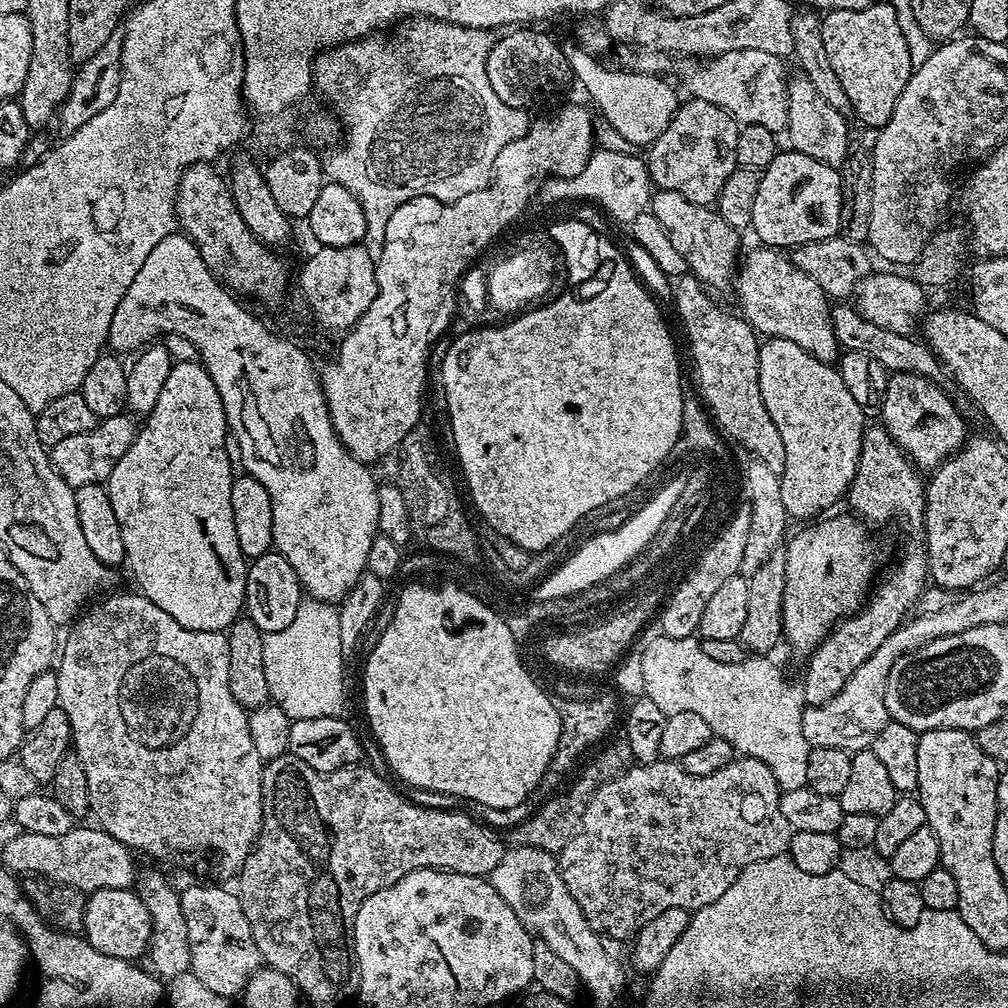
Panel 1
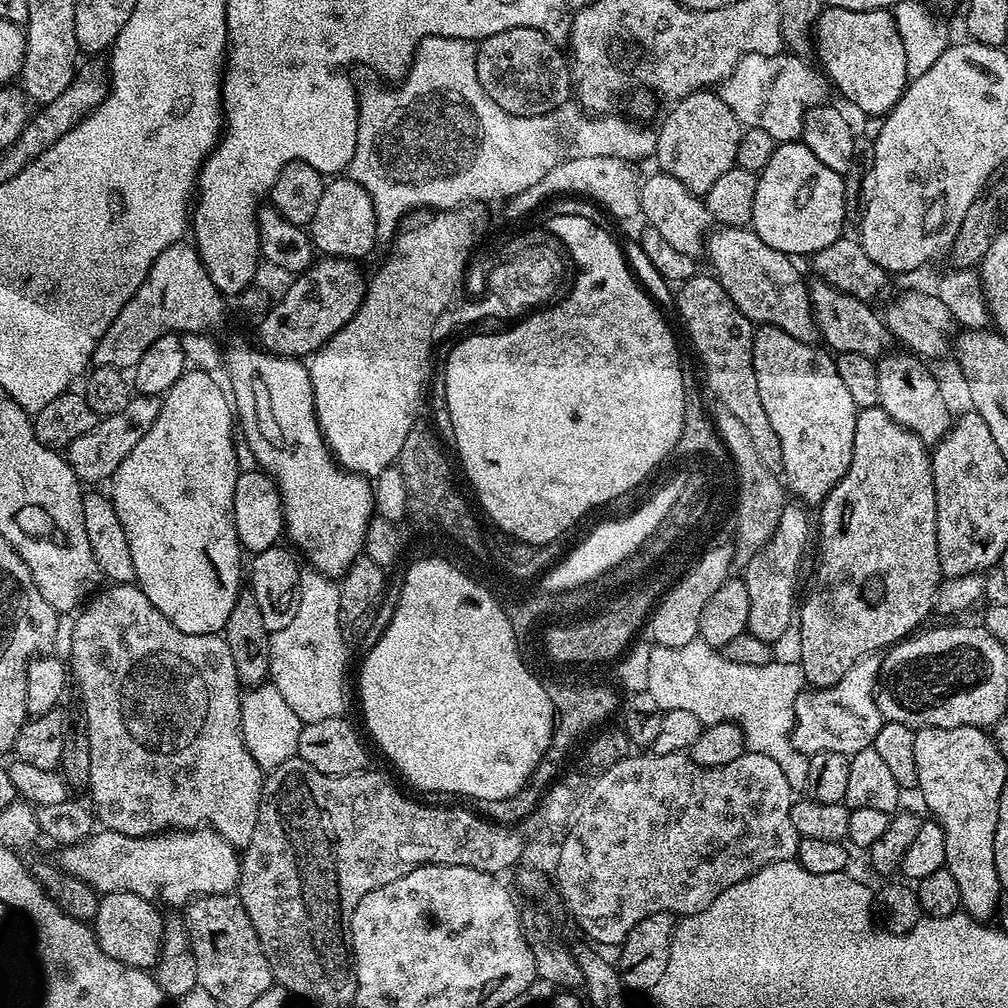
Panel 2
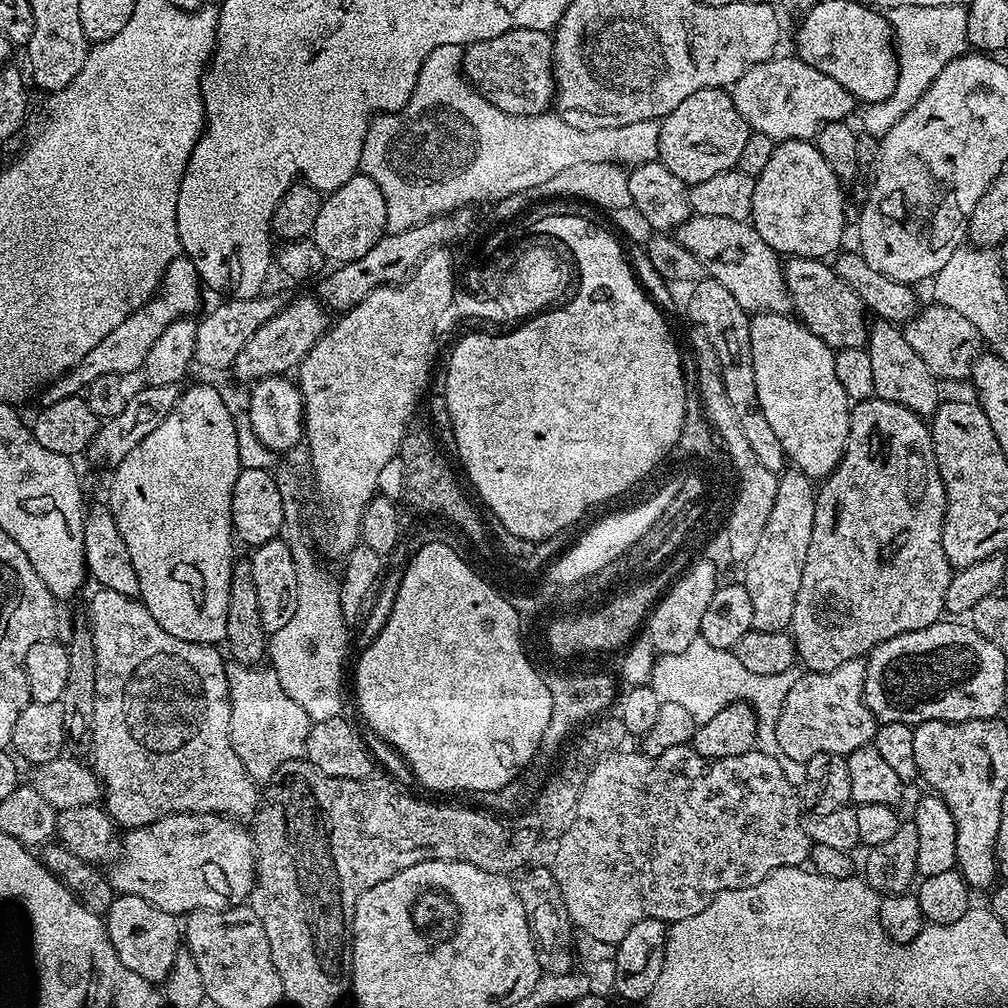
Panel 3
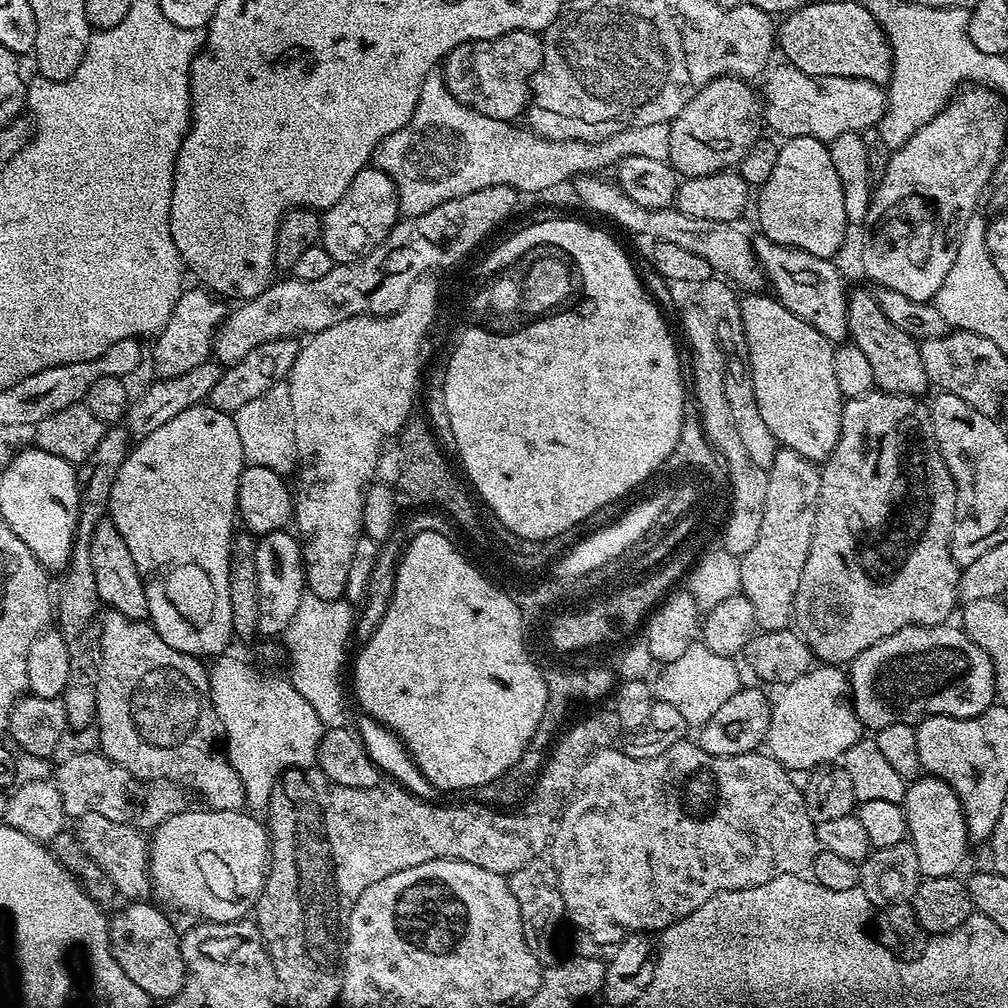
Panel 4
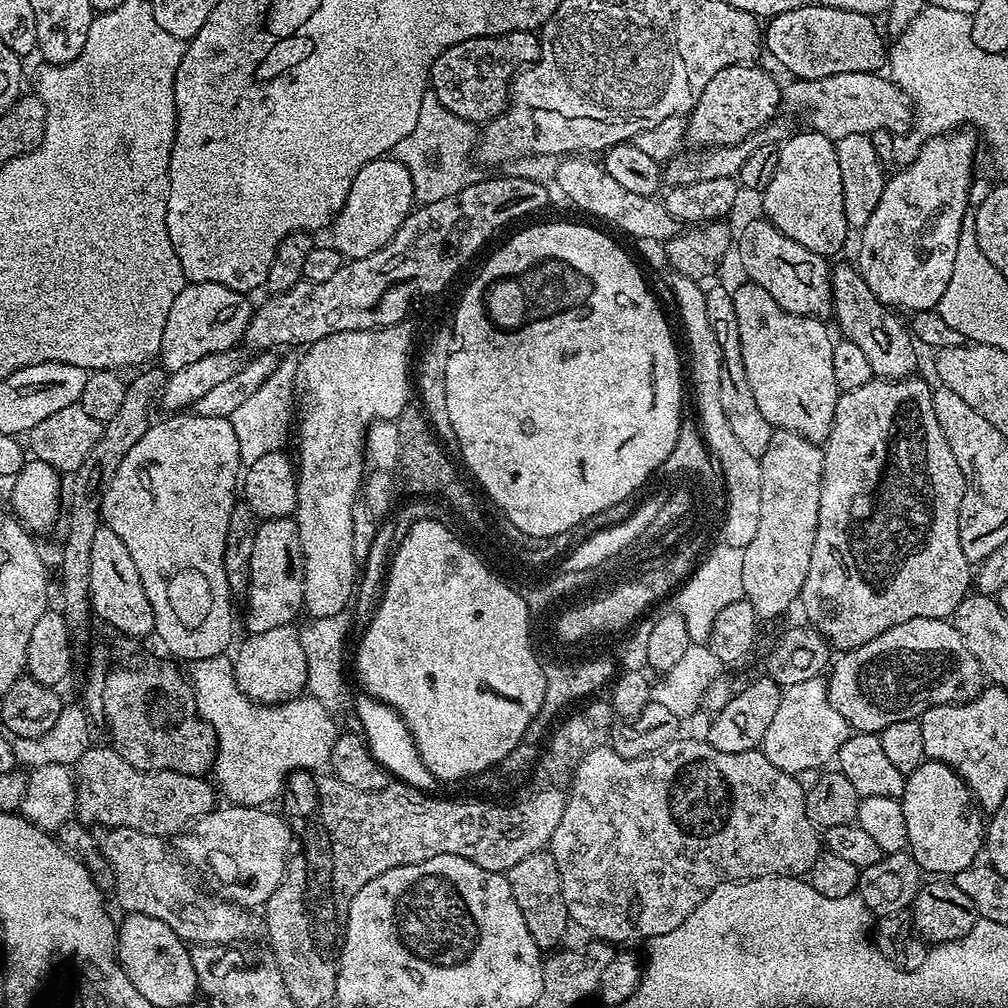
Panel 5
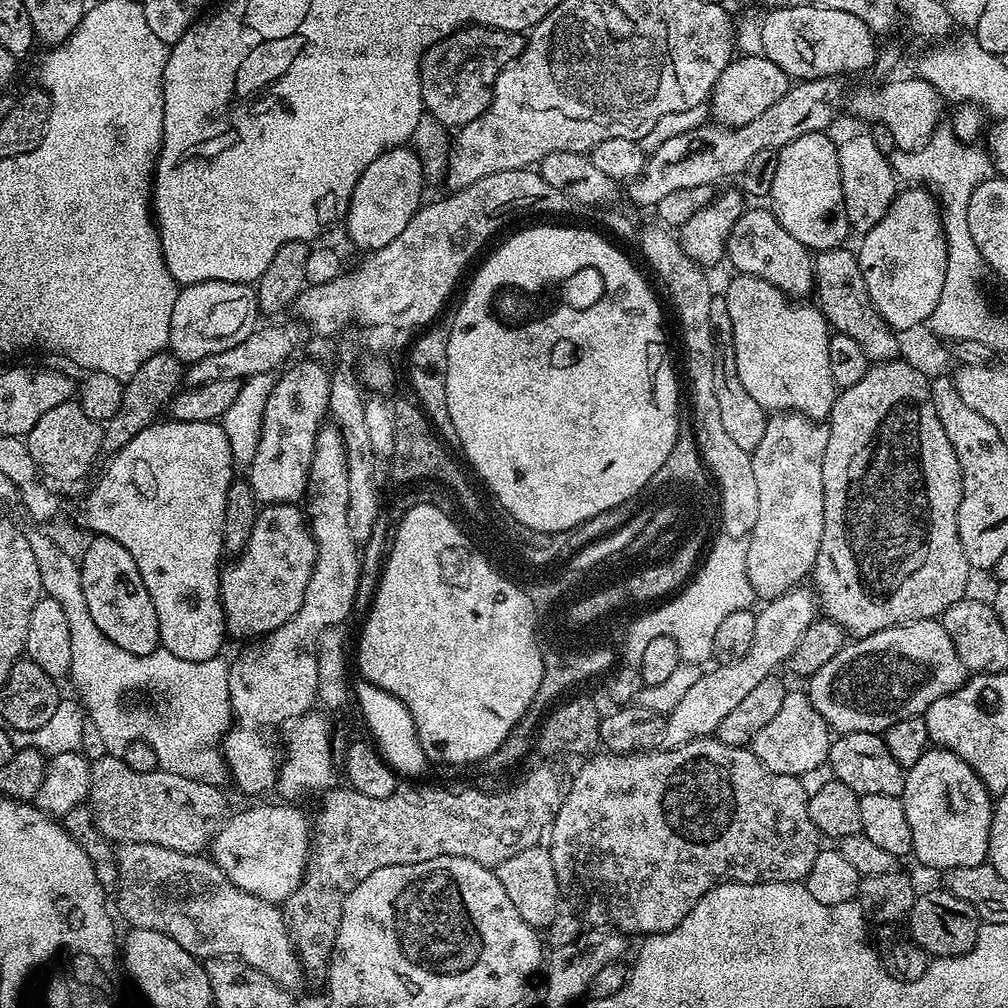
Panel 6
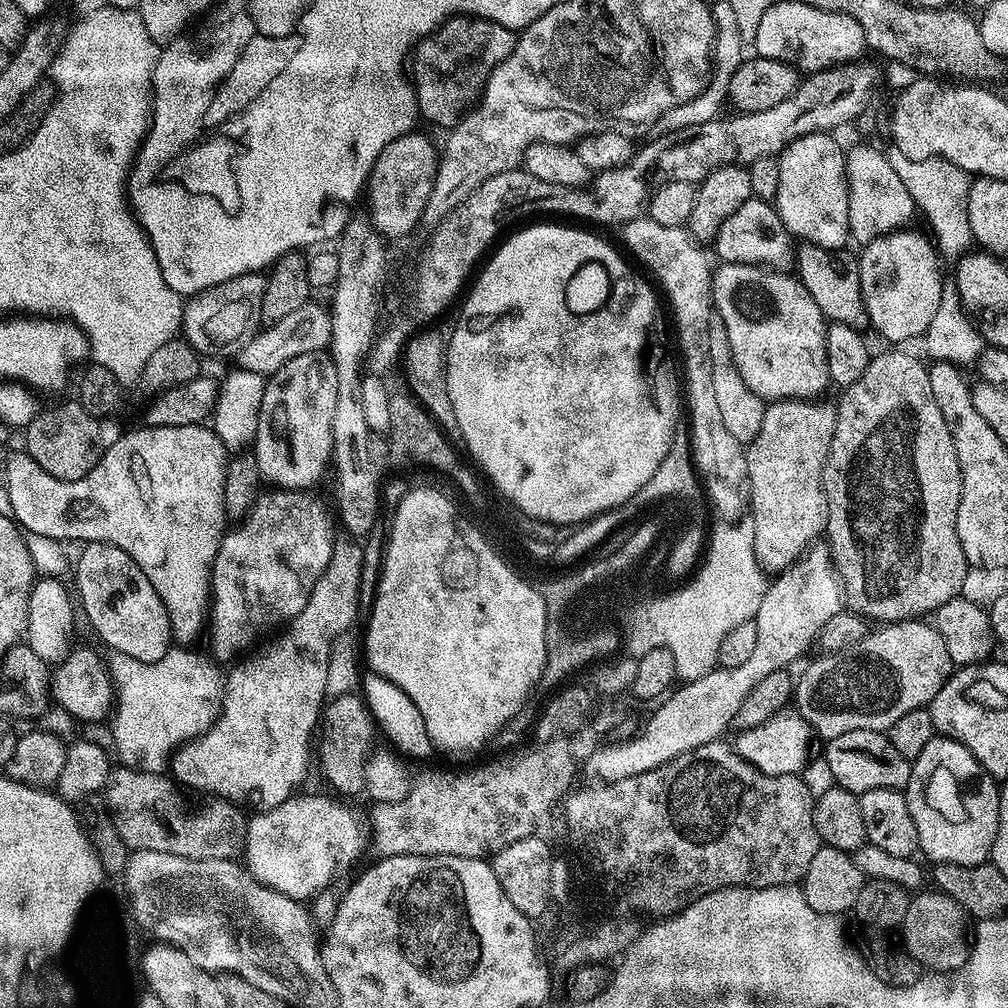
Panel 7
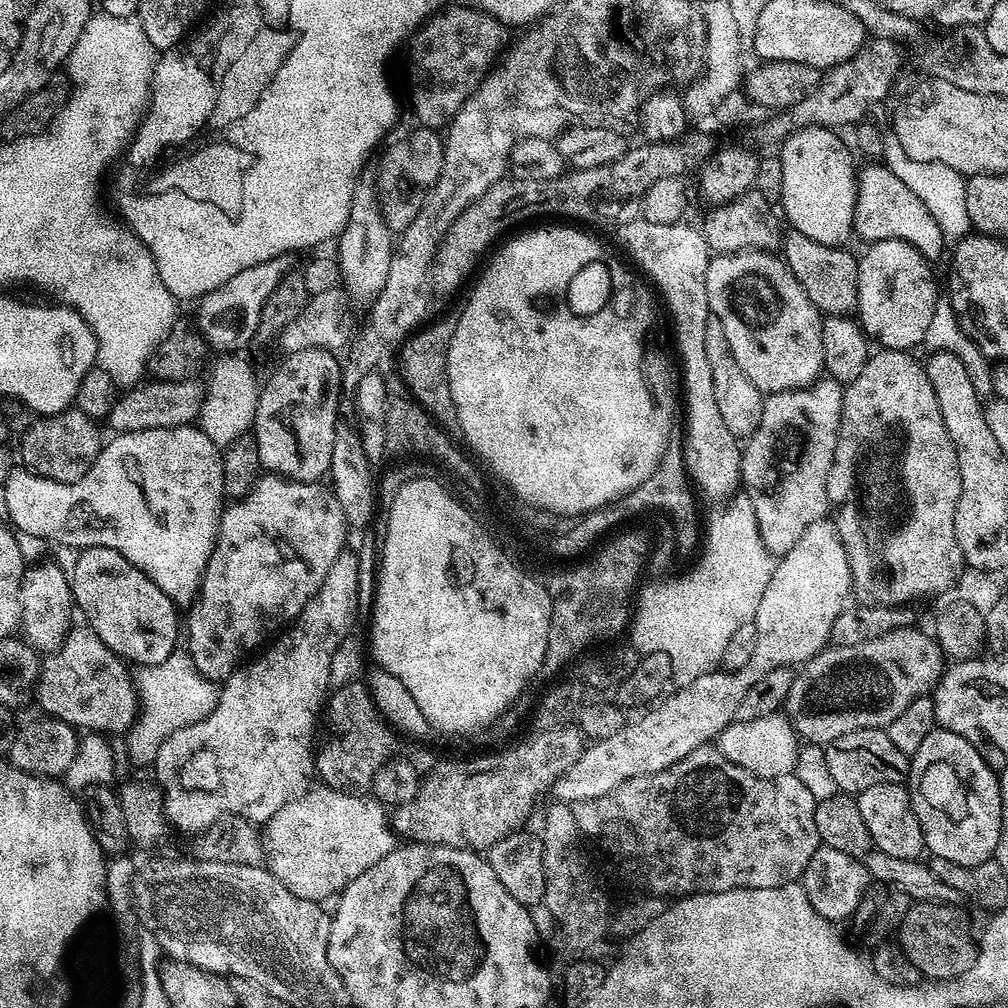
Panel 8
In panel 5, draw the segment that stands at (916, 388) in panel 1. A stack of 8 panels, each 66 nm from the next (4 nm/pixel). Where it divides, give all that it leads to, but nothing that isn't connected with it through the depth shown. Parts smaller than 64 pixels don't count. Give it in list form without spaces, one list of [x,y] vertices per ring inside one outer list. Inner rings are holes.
[[[848,264],[831,265],[832,273],[832,316],[840,327],[839,335],[845,340],[862,346],[866,359],[870,361],[873,377],[882,380],[902,380],[913,375],[916,368],[917,341],[914,339],[909,325],[899,320],[888,305],[883,304],[866,286],[866,278],[862,278],[859,267]]]

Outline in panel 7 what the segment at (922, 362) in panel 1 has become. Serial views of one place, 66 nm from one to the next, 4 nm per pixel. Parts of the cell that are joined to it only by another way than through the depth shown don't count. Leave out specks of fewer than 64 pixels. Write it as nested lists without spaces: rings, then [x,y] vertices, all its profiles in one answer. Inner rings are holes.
[[[744,200],[718,230],[714,241],[719,258],[726,264],[758,264],[773,270],[784,270],[794,260],[793,237],[784,229],[782,218],[767,200]]]

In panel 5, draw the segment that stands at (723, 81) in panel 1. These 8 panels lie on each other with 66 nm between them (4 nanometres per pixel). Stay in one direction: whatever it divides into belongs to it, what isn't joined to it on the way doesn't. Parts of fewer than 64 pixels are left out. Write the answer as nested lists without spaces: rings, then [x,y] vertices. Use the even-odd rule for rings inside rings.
[[[851,72],[850,74],[834,74],[833,76],[827,76],[826,78],[818,78],[817,80],[801,80],[799,78],[789,79],[789,84],[786,83],[782,88],[782,104],[786,109],[789,108],[792,112],[797,112],[800,116],[805,116],[809,120],[811,127],[815,131],[821,132],[823,136],[829,136],[833,142],[846,138],[846,134],[862,134],[863,136],[869,135],[874,130],[882,130],[885,128],[890,133],[897,134],[902,133],[911,125],[913,118],[913,107],[909,103],[909,99],[905,96],[902,89],[896,84],[892,83],[887,75],[880,72]]]

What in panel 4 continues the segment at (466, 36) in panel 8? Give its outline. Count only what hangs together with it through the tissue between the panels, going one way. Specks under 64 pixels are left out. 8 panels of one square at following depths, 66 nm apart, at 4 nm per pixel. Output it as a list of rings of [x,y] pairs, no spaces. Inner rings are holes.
[[[509,32],[489,40],[462,42],[462,46],[448,53],[442,61],[442,75],[450,94],[495,120],[512,122],[517,119],[515,116],[523,117],[530,103],[530,89],[536,73],[532,64],[528,64],[528,72],[520,72],[520,68],[504,68],[508,56],[512,56],[512,64],[520,60],[520,48],[524,48],[524,56],[528,56],[528,40],[524,40],[524,44],[512,44]],[[504,40],[508,40],[508,48],[504,48]]]

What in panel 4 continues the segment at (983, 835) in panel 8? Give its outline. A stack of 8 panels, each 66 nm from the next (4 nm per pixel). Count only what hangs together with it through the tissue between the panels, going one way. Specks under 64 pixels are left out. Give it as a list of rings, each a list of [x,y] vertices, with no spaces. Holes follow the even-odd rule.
[[[924,774],[911,781],[903,806],[908,823],[907,839],[912,841],[914,854],[918,854],[921,877],[942,878],[953,875],[970,847],[968,827],[958,794],[937,776]]]

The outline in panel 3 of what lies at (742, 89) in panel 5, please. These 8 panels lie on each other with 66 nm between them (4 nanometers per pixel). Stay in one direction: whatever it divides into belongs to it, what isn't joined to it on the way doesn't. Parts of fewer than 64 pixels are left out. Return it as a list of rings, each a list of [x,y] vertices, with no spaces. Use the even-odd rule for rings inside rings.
[[[703,88],[690,94],[690,98],[682,98],[680,105],[674,106],[674,110],[670,110],[670,114],[660,121],[659,163],[664,164],[666,170],[685,186],[706,182],[706,178],[714,178],[714,174],[722,174],[736,167],[738,158],[742,158],[742,149],[746,146],[749,131],[748,124],[725,89]]]

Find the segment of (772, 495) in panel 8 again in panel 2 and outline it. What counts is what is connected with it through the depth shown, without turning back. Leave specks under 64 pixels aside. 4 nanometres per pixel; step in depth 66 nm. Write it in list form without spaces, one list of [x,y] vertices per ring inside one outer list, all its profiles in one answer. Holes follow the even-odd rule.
[[[799,502],[785,503],[782,510],[782,516],[778,518],[778,526],[774,526],[774,532],[770,534],[770,538],[766,542],[766,546],[762,546],[762,550],[758,550],[758,554],[754,554],[754,558],[750,558],[750,562],[742,569],[742,579],[746,586],[746,594],[750,594],[750,618],[748,619],[748,631],[754,634],[754,638],[762,638],[762,642],[775,645],[776,640],[780,640],[788,632],[788,627],[793,627],[794,613],[798,608],[798,595],[796,596],[796,579],[800,576],[800,563],[804,560],[804,550],[808,546],[808,535],[813,535],[814,524],[808,521],[809,509]]]

